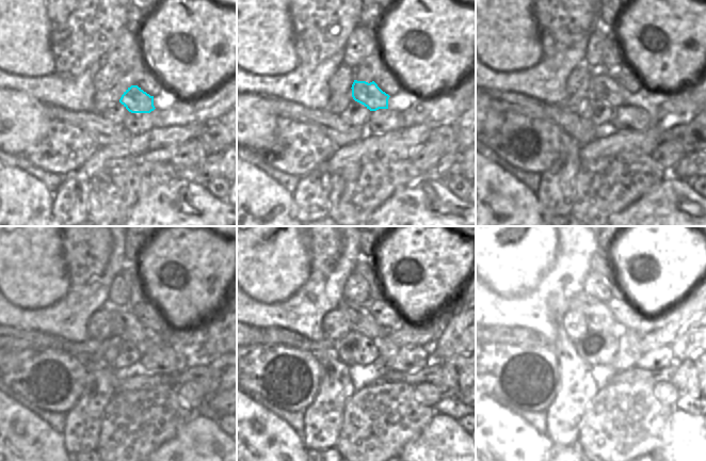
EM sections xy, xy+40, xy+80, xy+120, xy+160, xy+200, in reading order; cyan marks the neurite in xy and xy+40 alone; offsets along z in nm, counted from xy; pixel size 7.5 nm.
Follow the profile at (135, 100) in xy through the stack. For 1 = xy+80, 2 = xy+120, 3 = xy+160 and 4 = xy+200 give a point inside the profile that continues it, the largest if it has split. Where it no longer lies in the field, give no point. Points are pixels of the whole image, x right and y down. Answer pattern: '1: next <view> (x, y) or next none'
1: next xy+80 (603, 88)
2: next xy+120 (124, 323)
3: next xy+160 (360, 319)
4: next xy+200 (596, 312)

